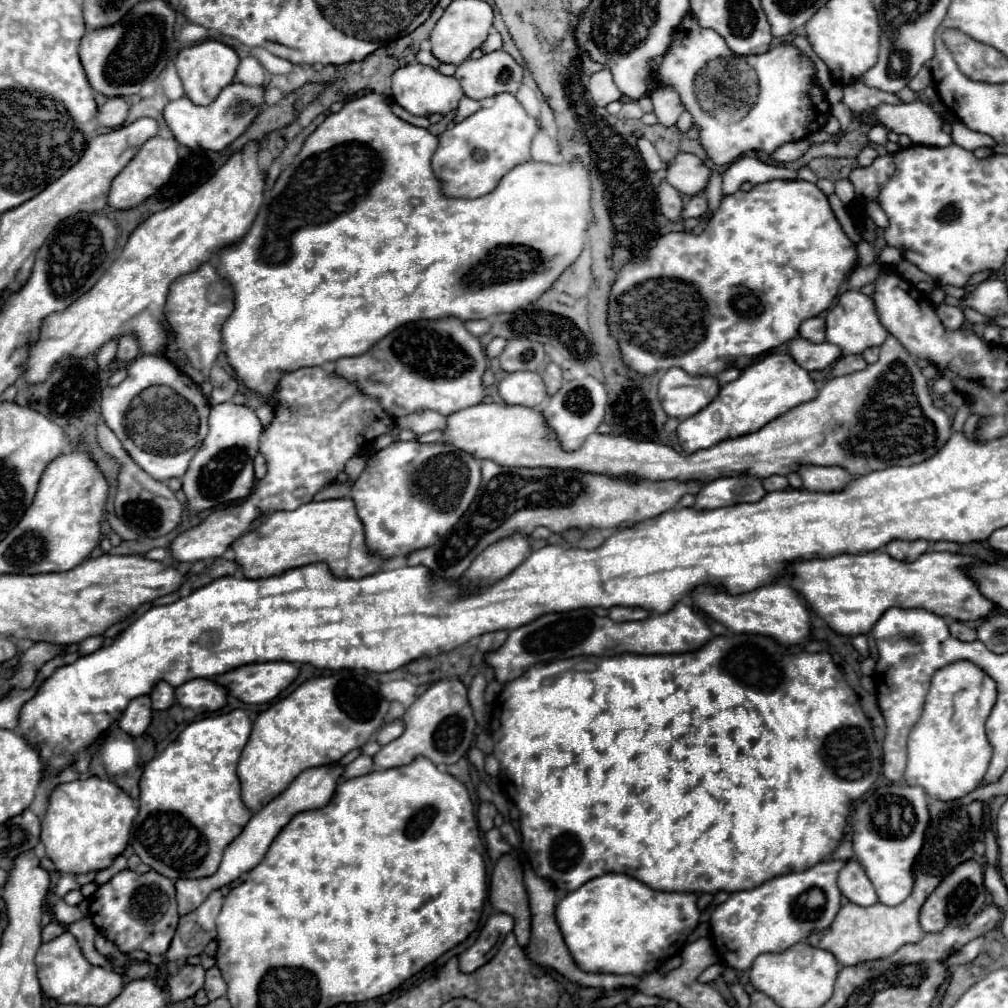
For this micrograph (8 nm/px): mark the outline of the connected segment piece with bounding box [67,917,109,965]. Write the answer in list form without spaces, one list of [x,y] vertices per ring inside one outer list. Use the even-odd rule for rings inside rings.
[[[89,917],[73,923],[67,927],[67,931],[77,939],[81,953],[87,957],[87,961],[91,965],[107,965],[109,959],[103,957],[97,949],[95,949],[95,935],[97,935],[97,927],[93,925],[93,921]]]

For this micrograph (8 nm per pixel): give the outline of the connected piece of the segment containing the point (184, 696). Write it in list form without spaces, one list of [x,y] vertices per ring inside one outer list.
[[[193,679],[175,689],[175,701],[193,711],[219,711],[227,703],[227,691],[211,679]]]

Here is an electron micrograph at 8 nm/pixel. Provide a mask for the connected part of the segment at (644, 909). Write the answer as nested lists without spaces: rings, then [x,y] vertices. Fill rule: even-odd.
[[[605,873],[601,877],[587,881],[577,891],[567,893],[559,901],[555,909],[555,917],[563,933],[563,939],[567,943],[567,949],[571,949],[575,963],[583,971],[645,975],[659,969],[659,965],[665,959],[681,953],[687,935],[699,923],[699,909],[697,909],[697,897],[693,893],[663,893],[647,887],[645,883],[629,875]]]

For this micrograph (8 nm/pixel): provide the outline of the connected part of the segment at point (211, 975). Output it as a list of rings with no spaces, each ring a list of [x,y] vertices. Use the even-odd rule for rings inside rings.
[[[211,967],[207,971],[207,975],[205,975],[205,987],[203,989],[205,989],[205,993],[207,993],[207,997],[211,1001],[217,999],[217,997],[221,997],[221,995],[225,995],[227,985],[225,985],[225,981],[221,977],[221,971],[217,967]]]

